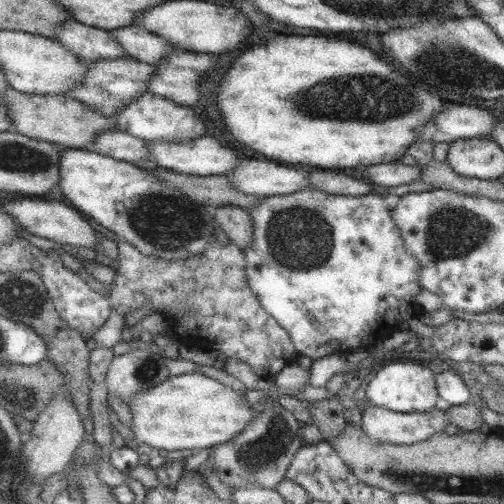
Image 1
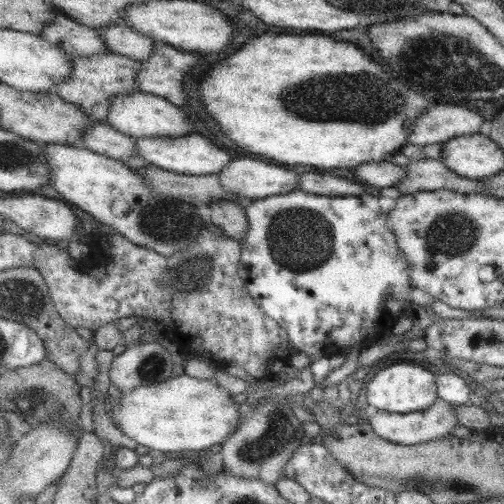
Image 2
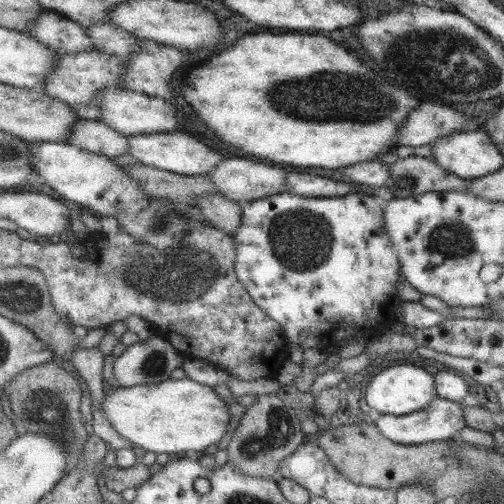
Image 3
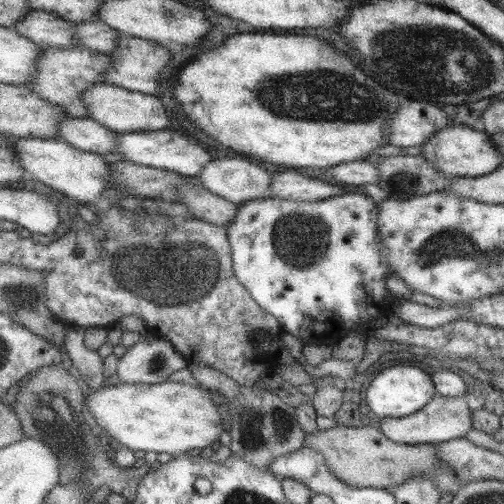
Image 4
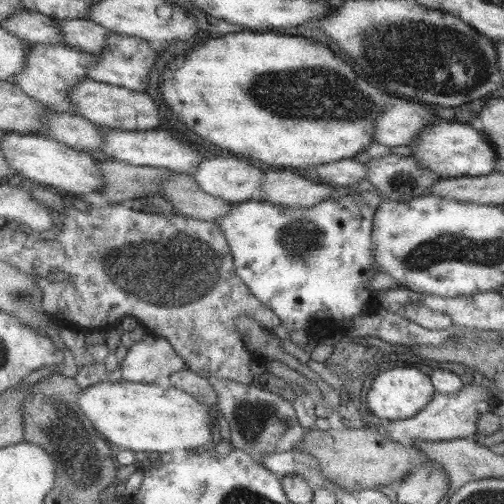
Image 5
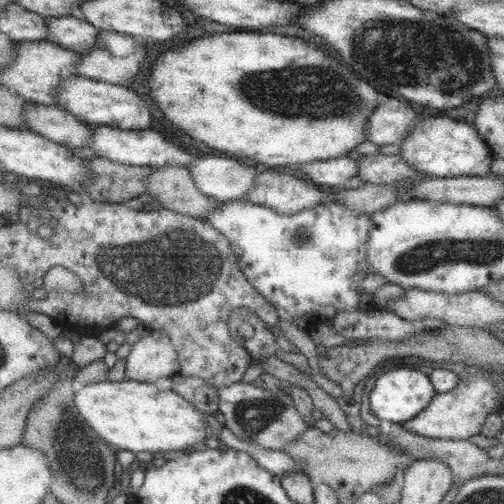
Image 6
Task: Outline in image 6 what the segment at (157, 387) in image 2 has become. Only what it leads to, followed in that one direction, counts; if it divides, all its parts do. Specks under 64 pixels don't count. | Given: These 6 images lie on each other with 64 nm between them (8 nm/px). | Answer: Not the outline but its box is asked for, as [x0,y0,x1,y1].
[75,380,207,452]

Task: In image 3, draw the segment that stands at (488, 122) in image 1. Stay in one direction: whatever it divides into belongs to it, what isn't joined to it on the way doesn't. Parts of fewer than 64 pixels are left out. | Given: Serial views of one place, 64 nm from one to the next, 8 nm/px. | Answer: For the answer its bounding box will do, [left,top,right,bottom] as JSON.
[399,102,477,146]

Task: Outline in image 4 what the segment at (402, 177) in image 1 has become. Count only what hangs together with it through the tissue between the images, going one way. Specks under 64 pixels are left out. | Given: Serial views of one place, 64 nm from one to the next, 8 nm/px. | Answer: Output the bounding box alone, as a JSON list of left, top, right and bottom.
[331,160,379,186]

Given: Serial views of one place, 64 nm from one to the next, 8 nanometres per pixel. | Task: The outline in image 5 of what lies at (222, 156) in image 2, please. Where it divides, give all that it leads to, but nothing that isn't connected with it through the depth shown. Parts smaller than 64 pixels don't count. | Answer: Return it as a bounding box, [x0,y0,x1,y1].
[101,128,205,176]

